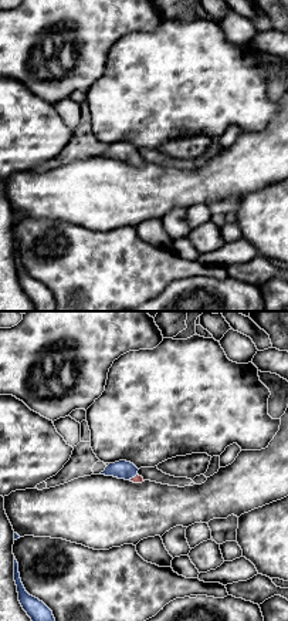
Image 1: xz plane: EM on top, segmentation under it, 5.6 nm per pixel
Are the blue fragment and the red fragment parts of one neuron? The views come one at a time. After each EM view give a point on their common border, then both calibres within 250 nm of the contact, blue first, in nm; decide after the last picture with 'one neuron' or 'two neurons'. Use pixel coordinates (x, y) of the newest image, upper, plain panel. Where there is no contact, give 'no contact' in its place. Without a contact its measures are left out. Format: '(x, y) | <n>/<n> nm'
(132, 158) | 110/50 nm

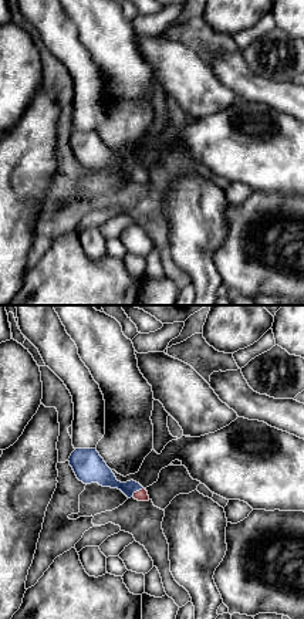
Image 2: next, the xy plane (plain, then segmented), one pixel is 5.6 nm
(137, 172) | 130/60 nm

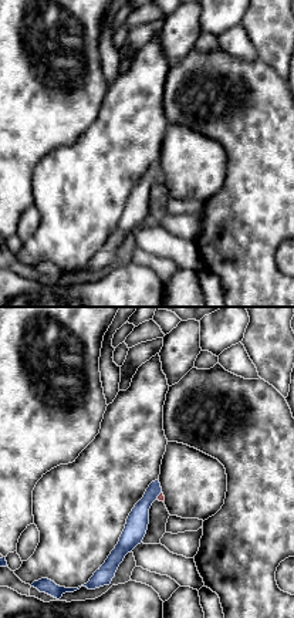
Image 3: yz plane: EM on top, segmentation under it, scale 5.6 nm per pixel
(158, 176) | 130/50 nm

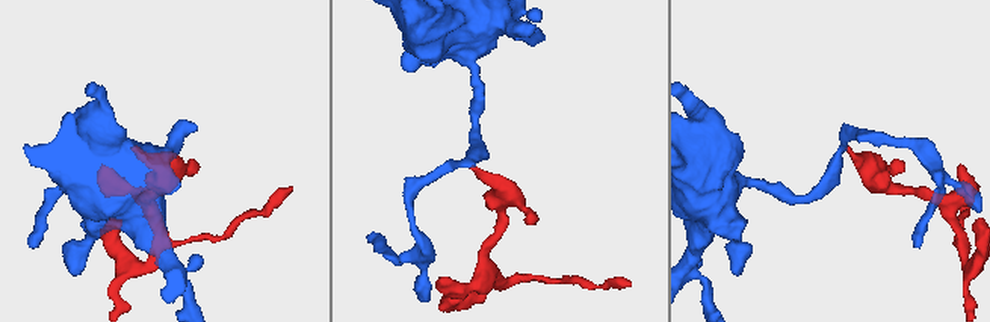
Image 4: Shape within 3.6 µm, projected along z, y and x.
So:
one neuron

